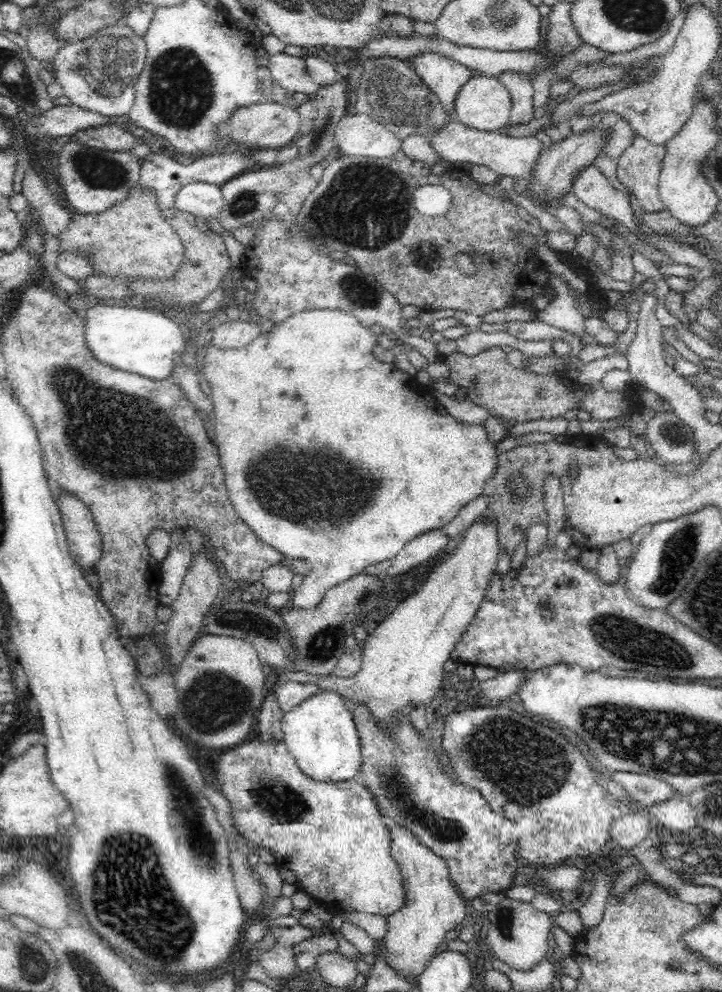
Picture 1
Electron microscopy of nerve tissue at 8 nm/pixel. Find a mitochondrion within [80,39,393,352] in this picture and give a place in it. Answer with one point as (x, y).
(179, 86)

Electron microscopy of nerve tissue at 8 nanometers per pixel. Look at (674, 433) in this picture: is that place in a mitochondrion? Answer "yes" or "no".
yes

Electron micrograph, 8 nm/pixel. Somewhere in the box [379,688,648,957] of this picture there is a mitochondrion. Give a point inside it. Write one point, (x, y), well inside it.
(513, 759)

